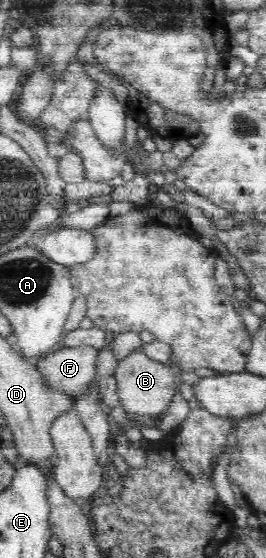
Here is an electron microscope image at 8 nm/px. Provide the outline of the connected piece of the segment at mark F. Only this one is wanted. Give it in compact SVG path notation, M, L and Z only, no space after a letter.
M93 346L61 347L34 361L34 365L51 390L75 398L83 386L96 382L95 364L100 349Z

